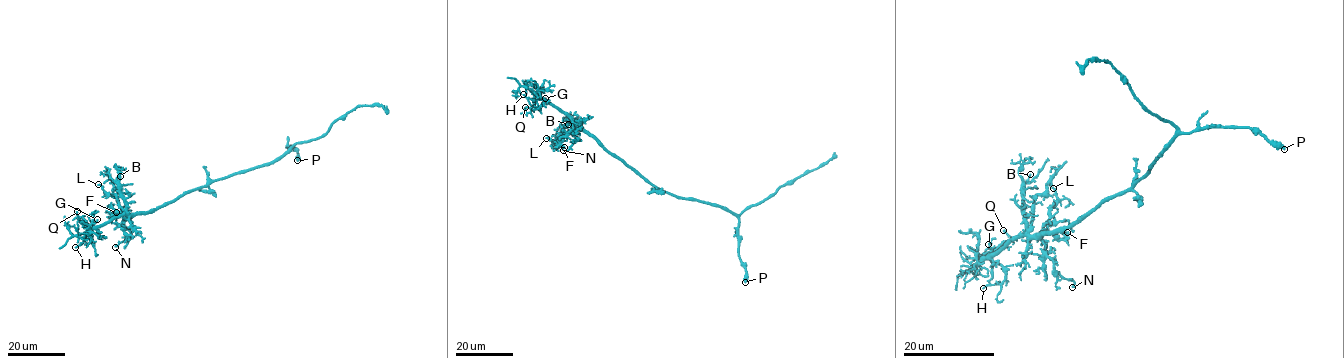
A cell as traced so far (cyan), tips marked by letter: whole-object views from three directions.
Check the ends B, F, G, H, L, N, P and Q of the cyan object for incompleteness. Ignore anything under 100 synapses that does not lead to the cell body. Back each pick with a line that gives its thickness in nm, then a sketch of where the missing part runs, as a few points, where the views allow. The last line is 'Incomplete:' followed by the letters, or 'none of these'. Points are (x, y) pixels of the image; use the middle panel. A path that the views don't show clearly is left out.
Incomplete: none of these

